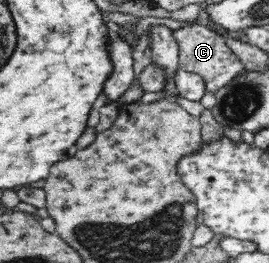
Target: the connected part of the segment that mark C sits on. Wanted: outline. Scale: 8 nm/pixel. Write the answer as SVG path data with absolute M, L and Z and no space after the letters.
M196 24L176 29L176 31L173 31L173 37L178 44L179 70L198 73L205 79L207 91L215 93L224 85L228 85L228 82L232 79L238 79L238 75L245 71L236 54L228 48L225 39L217 32Z

